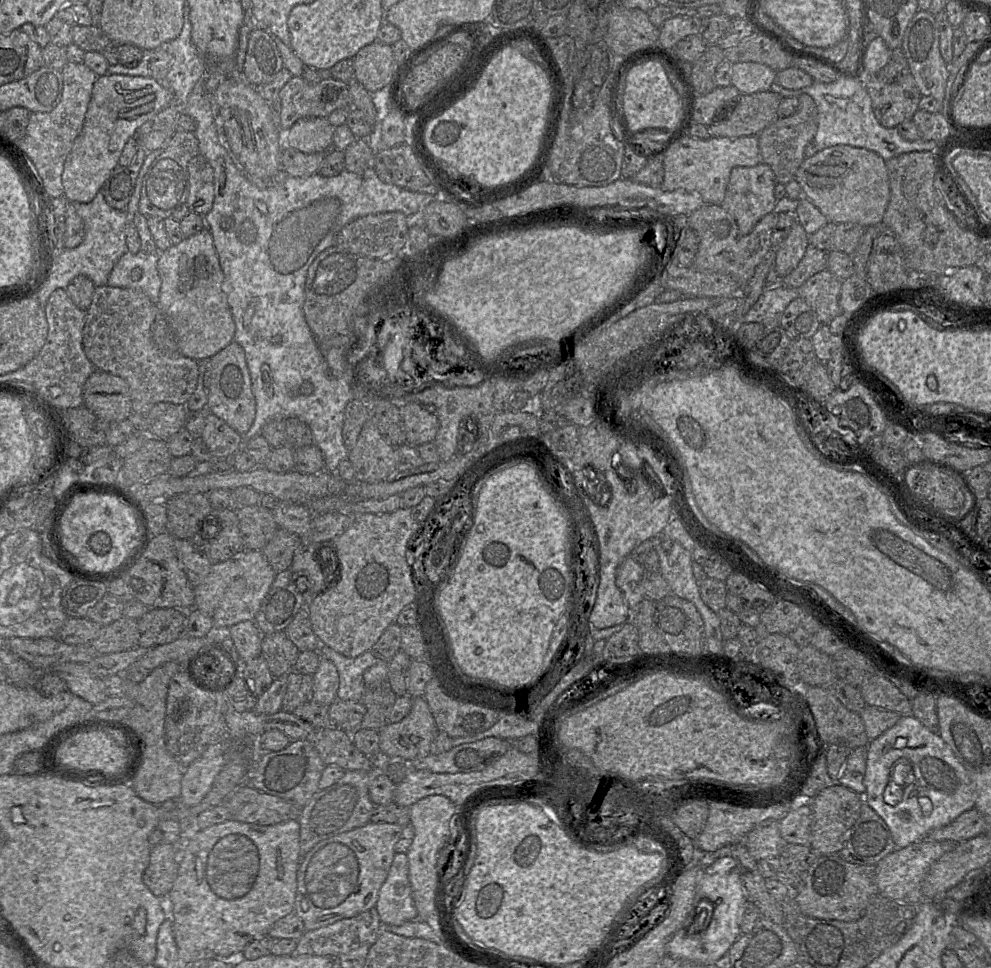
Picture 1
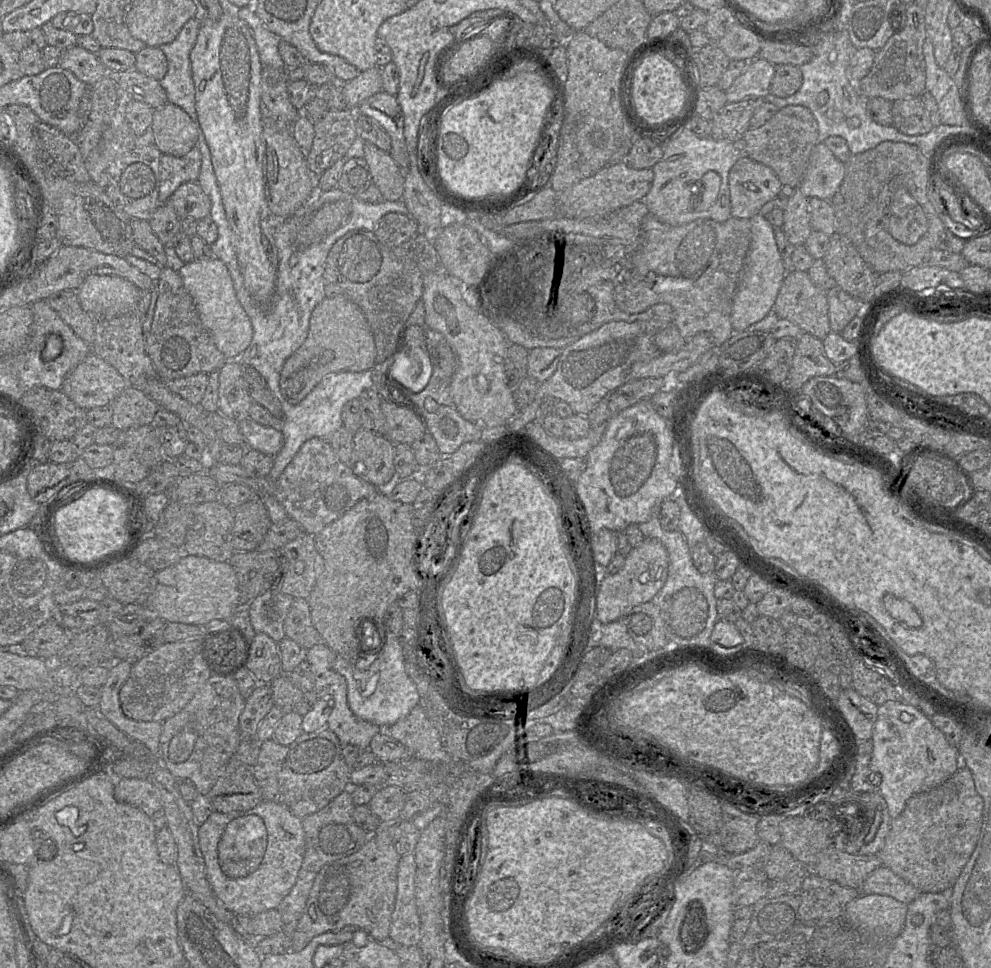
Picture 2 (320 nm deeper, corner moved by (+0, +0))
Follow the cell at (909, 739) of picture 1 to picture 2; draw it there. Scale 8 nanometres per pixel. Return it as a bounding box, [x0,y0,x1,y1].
[870,701,962,819]

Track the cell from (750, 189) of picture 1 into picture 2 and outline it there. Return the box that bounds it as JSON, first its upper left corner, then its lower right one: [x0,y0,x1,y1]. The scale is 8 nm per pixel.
[729,155,782,219]

